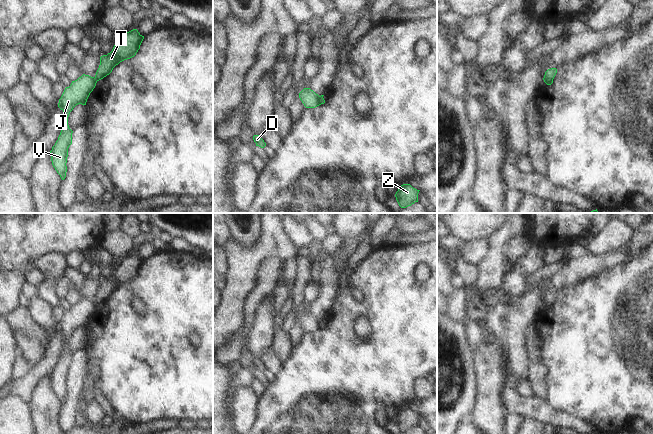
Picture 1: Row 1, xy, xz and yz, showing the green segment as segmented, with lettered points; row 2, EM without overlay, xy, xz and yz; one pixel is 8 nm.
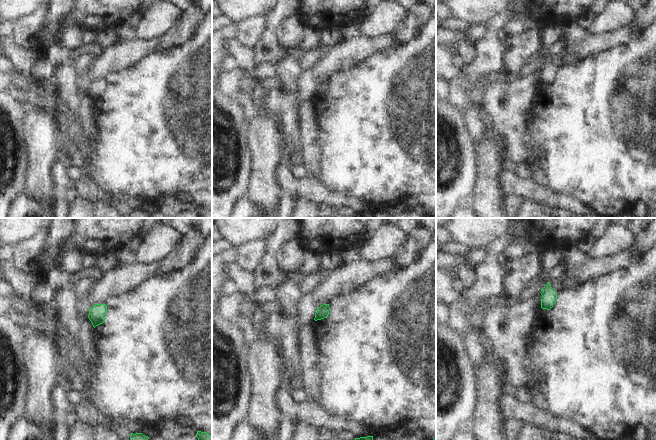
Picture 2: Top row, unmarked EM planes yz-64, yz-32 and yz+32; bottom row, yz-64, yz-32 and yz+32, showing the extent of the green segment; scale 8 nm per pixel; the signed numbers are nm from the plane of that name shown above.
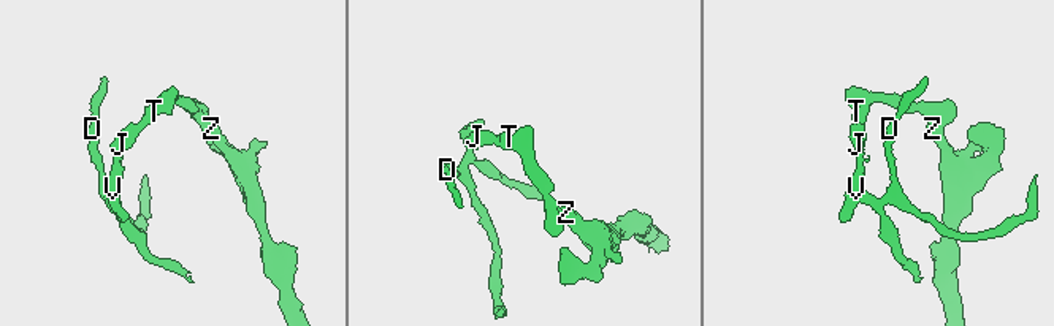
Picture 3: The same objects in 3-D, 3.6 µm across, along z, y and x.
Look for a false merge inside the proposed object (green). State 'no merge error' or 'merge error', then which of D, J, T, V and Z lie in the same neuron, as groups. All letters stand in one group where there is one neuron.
merge error; groups D J V / T Z

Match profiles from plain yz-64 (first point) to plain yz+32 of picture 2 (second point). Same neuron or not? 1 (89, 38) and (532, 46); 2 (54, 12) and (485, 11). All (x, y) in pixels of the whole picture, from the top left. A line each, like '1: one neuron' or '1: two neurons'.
1: one neuron
2: two neurons

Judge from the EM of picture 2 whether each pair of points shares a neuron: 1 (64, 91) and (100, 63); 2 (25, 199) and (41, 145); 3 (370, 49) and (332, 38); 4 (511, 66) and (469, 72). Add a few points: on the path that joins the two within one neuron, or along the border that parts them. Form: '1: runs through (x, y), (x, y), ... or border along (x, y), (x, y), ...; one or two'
1: border along (77, 82), (77, 86), (83, 95); two
2: border along (24, 190), (42, 200), (50, 199); two
3: border along (345, 41), (333, 48); two
4: border along (506, 44), (506, 53), (501, 70); two

